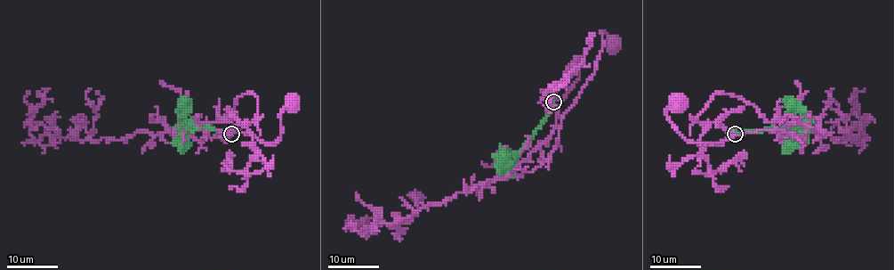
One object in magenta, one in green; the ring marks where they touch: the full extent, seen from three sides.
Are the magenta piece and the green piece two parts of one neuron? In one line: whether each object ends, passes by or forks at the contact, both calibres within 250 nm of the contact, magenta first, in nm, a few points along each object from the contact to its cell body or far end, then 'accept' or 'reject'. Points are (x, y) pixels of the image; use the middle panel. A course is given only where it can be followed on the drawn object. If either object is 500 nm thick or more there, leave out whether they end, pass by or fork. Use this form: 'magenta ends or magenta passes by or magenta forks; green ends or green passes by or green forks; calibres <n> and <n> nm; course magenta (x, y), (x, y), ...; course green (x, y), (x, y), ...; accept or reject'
magenta ends; green ends; calibres 160 and 400 nm; course magenta (552, 101), (575, 62), (580, 77), (551, 135), (511, 173), (549, 156), (594, 74), (601, 31), (613, 42); course green (552, 102), (543, 124), (503, 171), (509, 163), (505, 157), (507, 161); reject

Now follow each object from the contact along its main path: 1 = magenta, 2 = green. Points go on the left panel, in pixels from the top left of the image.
1: (231, 133), (253, 120), (253, 94), (229, 121), (189, 129), (205, 141), (237, 129), (275, 143), (292, 102)
2: (231, 133), (191, 129), (181, 120), (181, 114), (188, 107), (185, 106), (185, 117)

